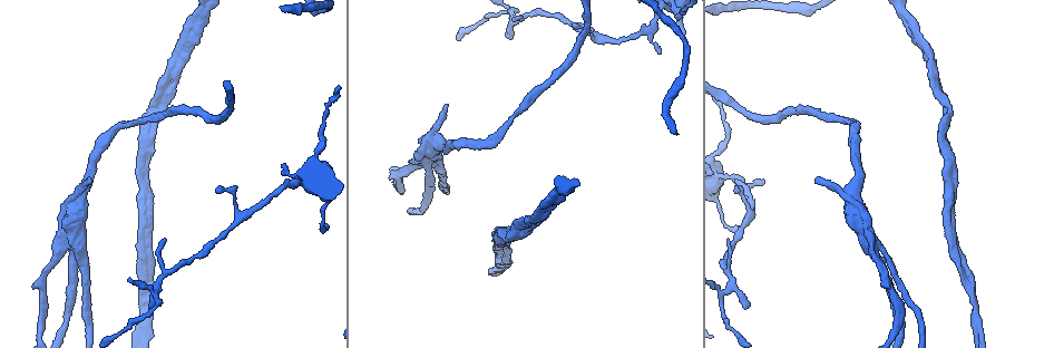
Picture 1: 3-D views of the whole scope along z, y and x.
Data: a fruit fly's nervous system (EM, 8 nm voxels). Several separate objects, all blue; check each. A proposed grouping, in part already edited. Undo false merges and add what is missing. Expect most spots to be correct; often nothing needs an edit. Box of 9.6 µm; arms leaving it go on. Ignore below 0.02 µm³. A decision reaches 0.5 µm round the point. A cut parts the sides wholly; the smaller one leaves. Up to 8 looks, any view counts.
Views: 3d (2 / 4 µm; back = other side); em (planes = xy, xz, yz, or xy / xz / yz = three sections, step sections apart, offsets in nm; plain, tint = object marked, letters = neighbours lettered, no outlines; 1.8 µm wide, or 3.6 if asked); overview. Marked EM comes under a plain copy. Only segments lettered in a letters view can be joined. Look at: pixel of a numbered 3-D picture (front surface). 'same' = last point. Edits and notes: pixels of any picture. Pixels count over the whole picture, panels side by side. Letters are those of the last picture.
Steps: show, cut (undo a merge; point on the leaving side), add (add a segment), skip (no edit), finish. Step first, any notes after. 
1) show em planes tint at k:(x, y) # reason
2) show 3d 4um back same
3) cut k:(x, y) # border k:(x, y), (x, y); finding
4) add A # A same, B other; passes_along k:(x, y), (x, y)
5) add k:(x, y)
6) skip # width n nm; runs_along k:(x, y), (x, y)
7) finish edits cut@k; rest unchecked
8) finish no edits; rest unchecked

show 3d 2um at 1:(507, 34) # tapers out

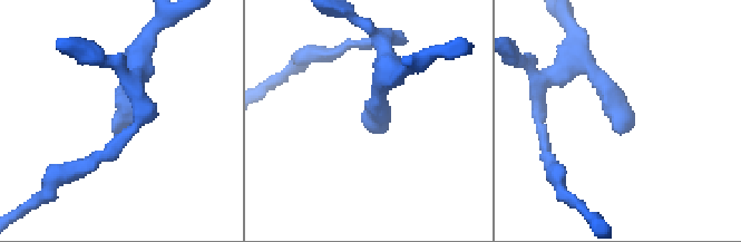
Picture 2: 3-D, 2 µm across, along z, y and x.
show em planes letters at 2:(617, 129) # need the tissue

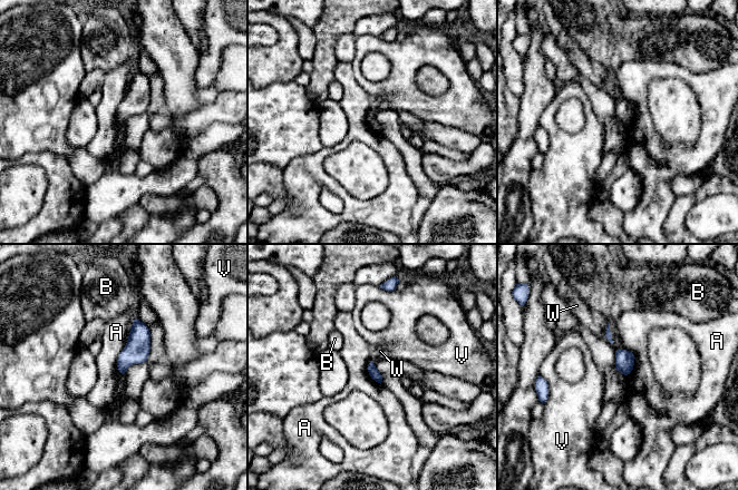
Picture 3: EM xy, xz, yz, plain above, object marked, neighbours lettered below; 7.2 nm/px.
skip # longest_contact A 400 nm; A other, B other, V other, W other; border 3:(135, 319), (117, 360), (118, 371); none of them fits

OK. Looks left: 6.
show em planes tint at 1:(675, 9) # thick turns thin

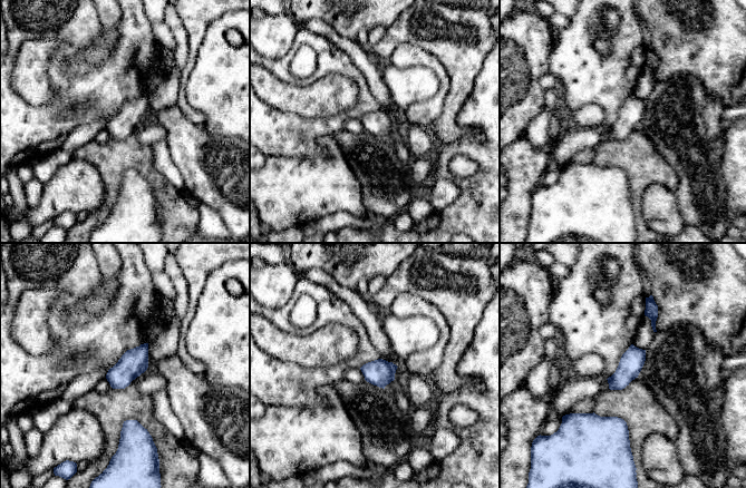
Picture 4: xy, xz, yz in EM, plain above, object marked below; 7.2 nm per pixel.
show em planes letters same

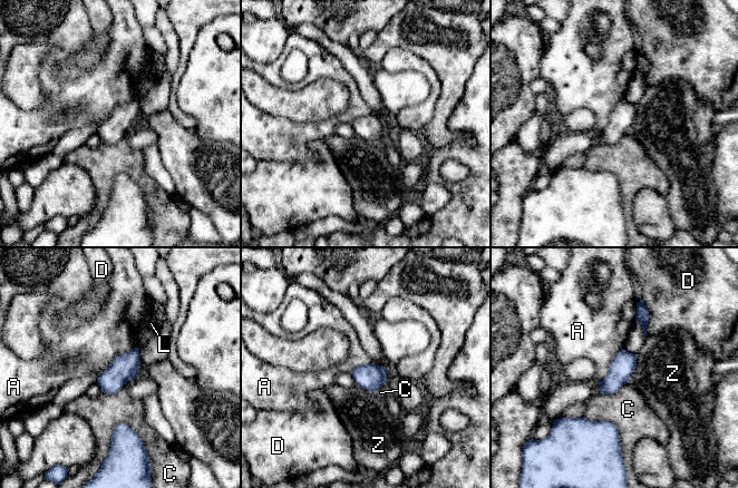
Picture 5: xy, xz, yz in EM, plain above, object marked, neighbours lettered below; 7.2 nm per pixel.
skip # A other, C other, D other, L other, Z other; border 5:(136, 347), (119, 353), (99, 374); one neuron here

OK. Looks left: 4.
show 3d 2um at 1:(814, 181)

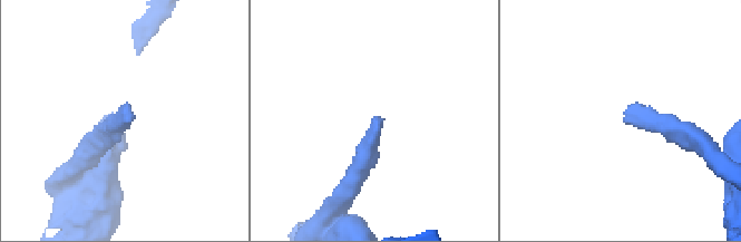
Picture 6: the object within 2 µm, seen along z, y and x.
show em xy step 16 letters at 6:(627, 120) # need the tissue

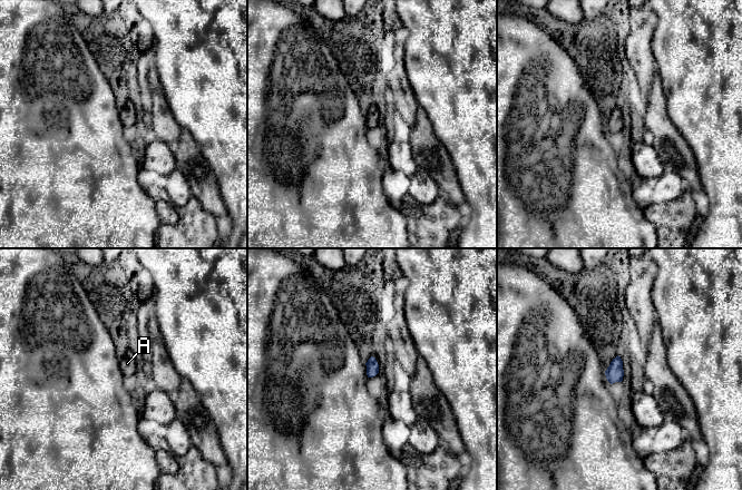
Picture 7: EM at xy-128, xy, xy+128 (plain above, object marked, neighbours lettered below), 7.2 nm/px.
show em planes letters same

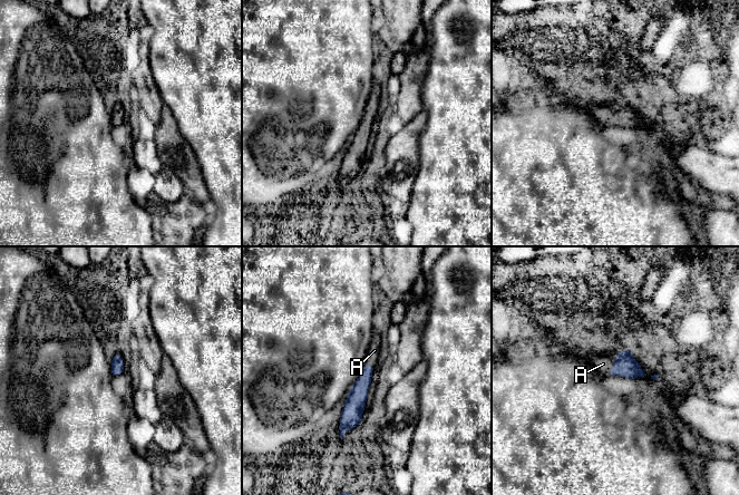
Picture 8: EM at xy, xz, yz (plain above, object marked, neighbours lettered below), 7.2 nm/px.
add A # width 100 nm; A same; passes_along 8:(624, 365), (613, 364), (603, 364); it goes on there

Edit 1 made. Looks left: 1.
finish edits add@8; rest unchecked

